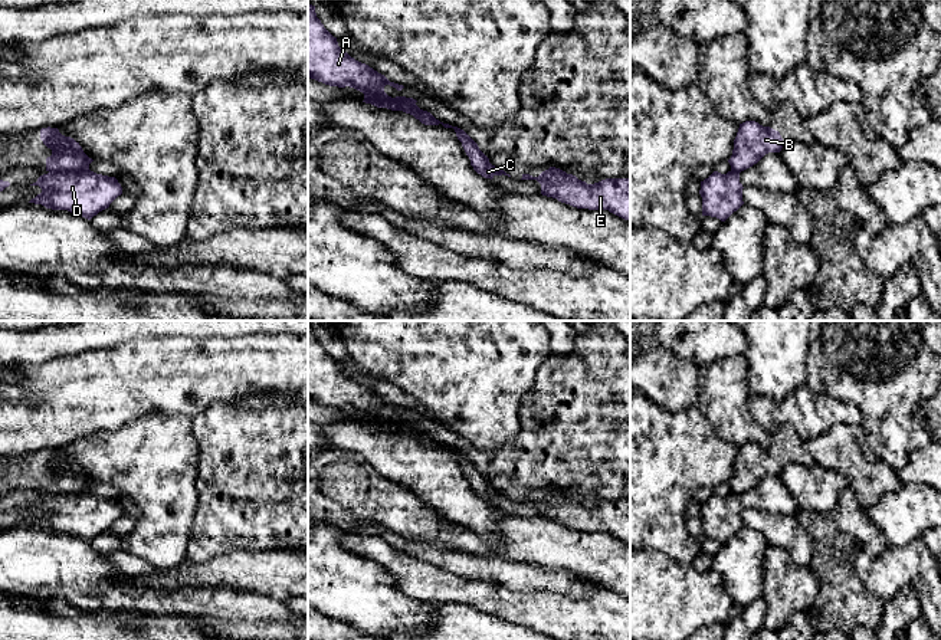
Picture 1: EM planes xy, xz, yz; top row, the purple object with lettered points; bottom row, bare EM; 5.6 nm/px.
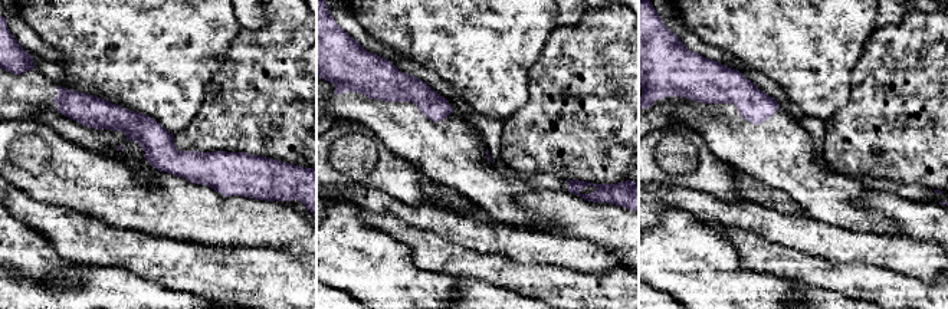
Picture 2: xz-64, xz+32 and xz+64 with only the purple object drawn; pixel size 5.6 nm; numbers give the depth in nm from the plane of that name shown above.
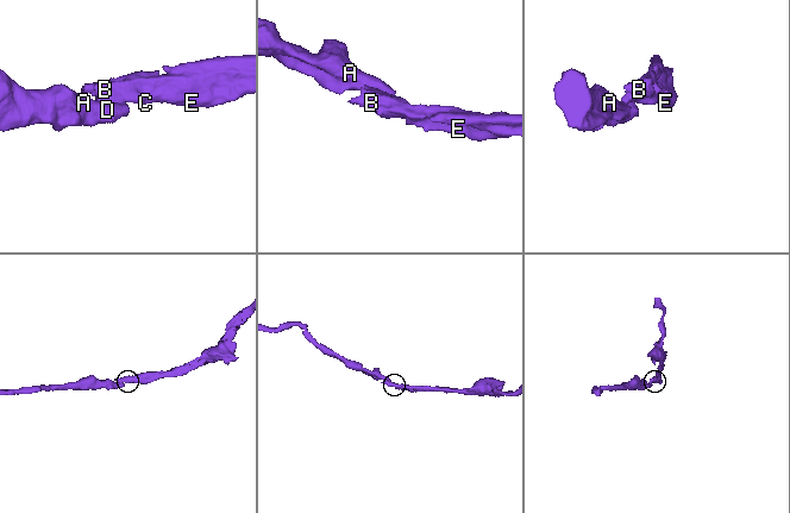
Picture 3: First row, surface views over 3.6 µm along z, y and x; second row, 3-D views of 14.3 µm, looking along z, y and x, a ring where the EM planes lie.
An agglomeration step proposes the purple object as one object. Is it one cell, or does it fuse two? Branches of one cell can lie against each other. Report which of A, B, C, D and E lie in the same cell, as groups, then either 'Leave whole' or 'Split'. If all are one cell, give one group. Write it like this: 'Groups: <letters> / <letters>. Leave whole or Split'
Groups: A D / B C E. Split

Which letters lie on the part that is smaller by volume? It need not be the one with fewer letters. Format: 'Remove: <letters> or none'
Remove: B, C, E

